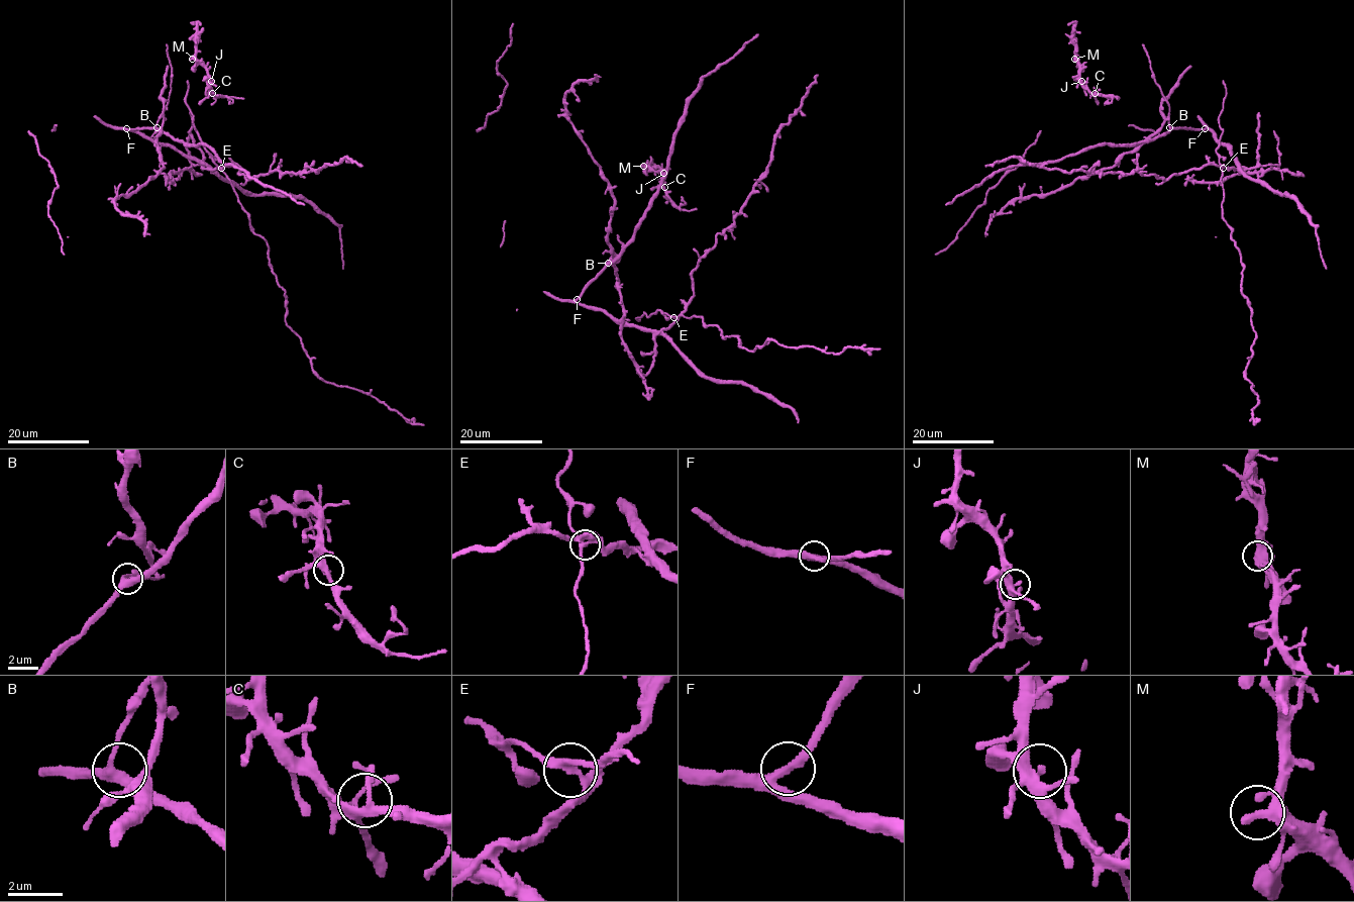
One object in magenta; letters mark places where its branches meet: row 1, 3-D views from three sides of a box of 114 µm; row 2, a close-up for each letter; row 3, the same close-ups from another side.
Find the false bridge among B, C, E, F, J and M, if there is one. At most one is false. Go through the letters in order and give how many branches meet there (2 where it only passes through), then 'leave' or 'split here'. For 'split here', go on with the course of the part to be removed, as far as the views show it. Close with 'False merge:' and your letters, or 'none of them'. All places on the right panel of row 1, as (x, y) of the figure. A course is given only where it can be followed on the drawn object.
B: branches 3; leave
C: branches 4; leave
E: branches 3; split here
F: branches 3; leave
J: branches 4; leave
M: branches 2; leave
False merge: E

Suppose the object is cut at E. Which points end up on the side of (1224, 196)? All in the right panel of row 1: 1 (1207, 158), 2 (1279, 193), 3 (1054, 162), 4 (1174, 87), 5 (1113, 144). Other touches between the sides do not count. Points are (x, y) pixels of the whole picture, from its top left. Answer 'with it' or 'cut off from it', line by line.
1: cut off from it
2: with it
3: with it
4: cut off from it
5: with it

